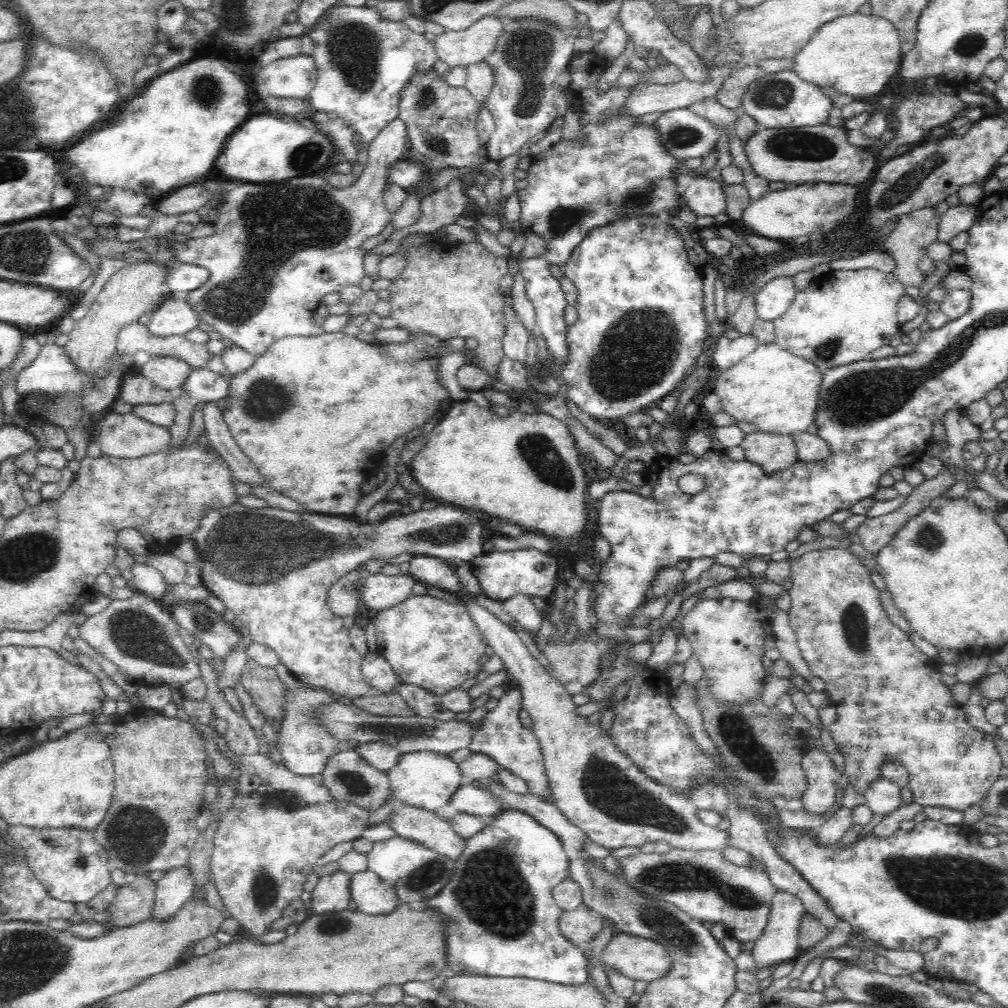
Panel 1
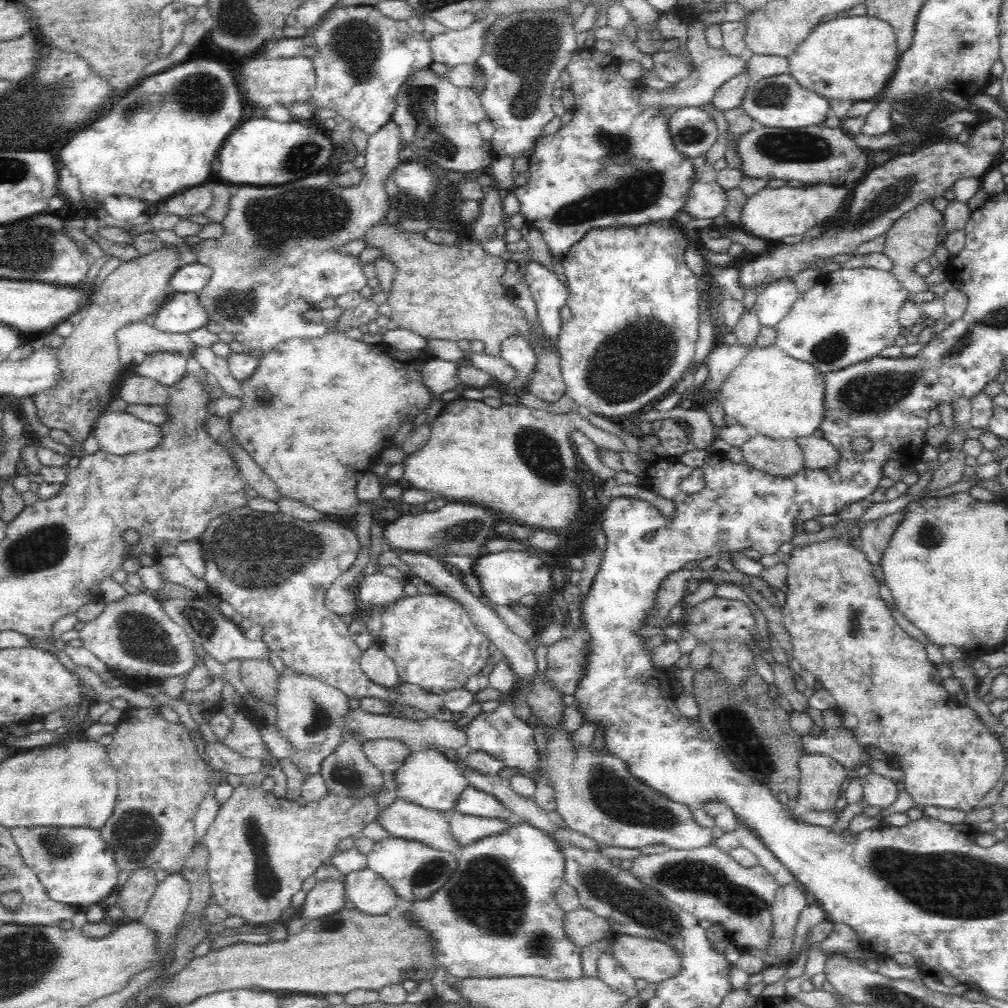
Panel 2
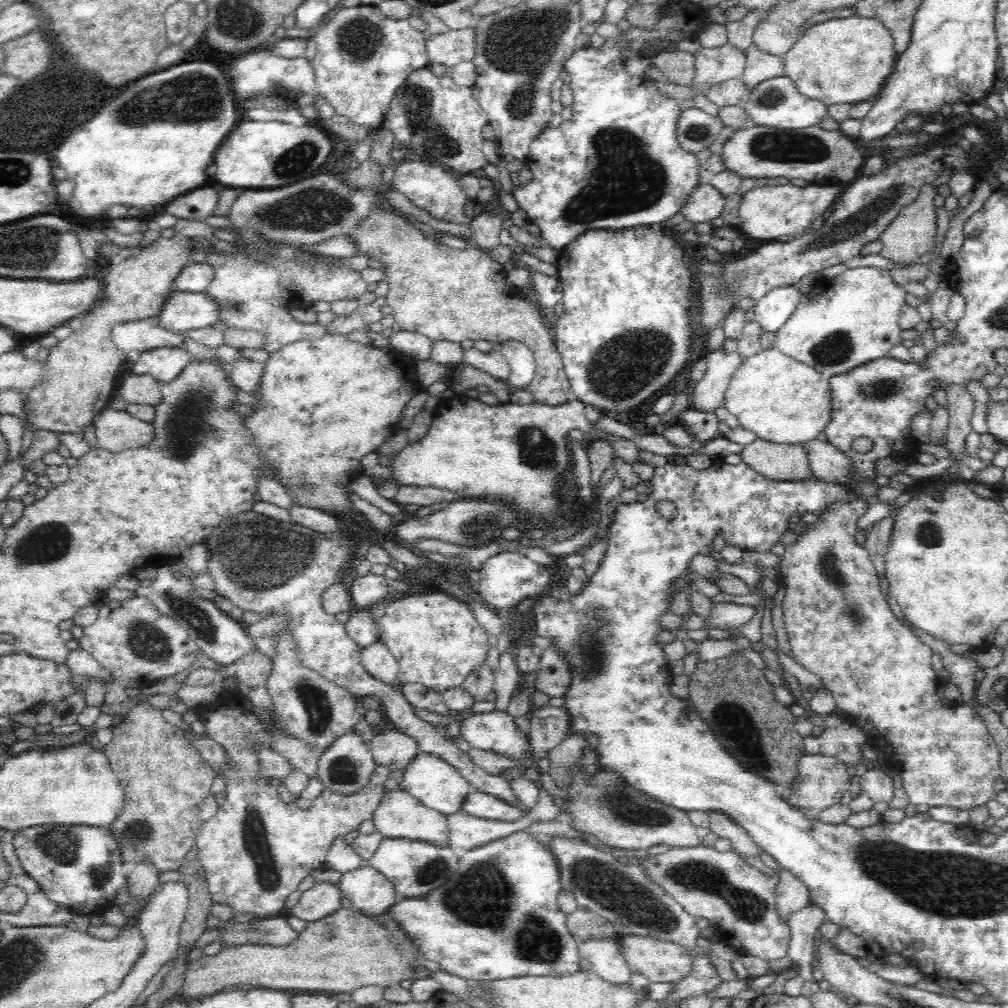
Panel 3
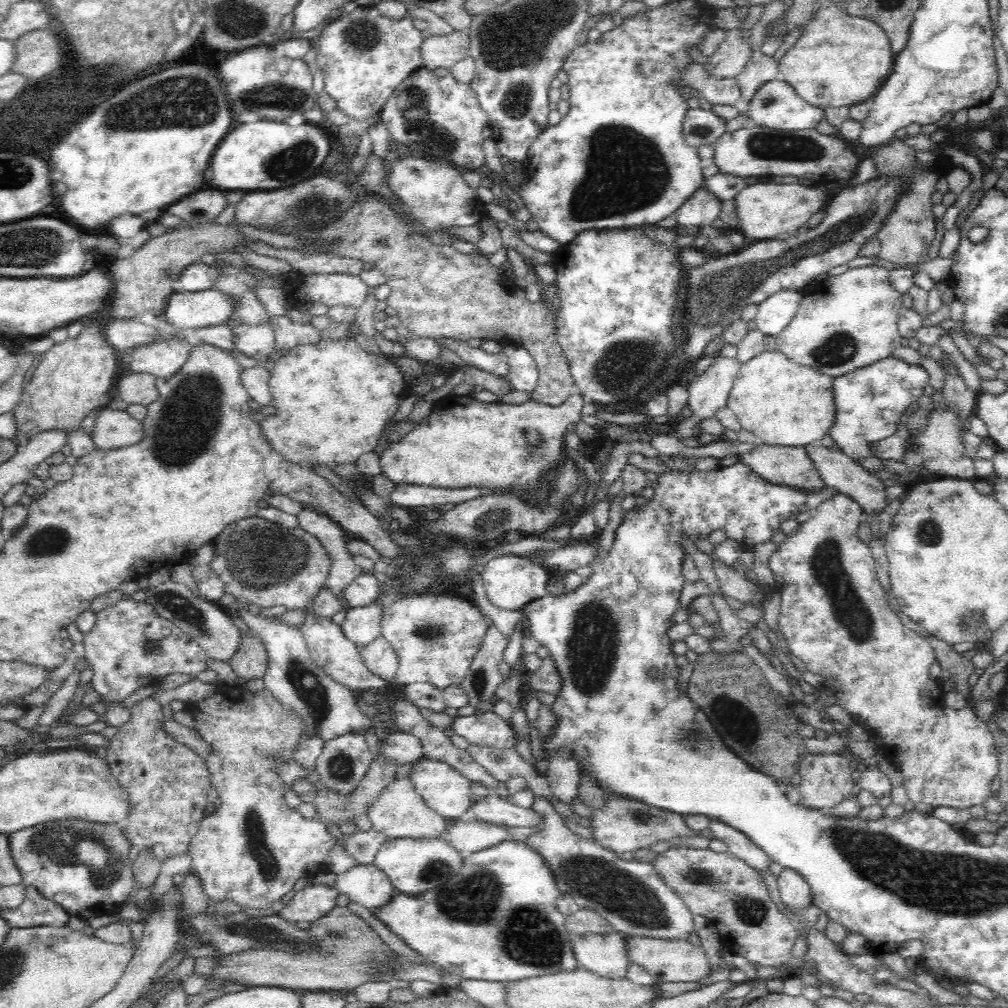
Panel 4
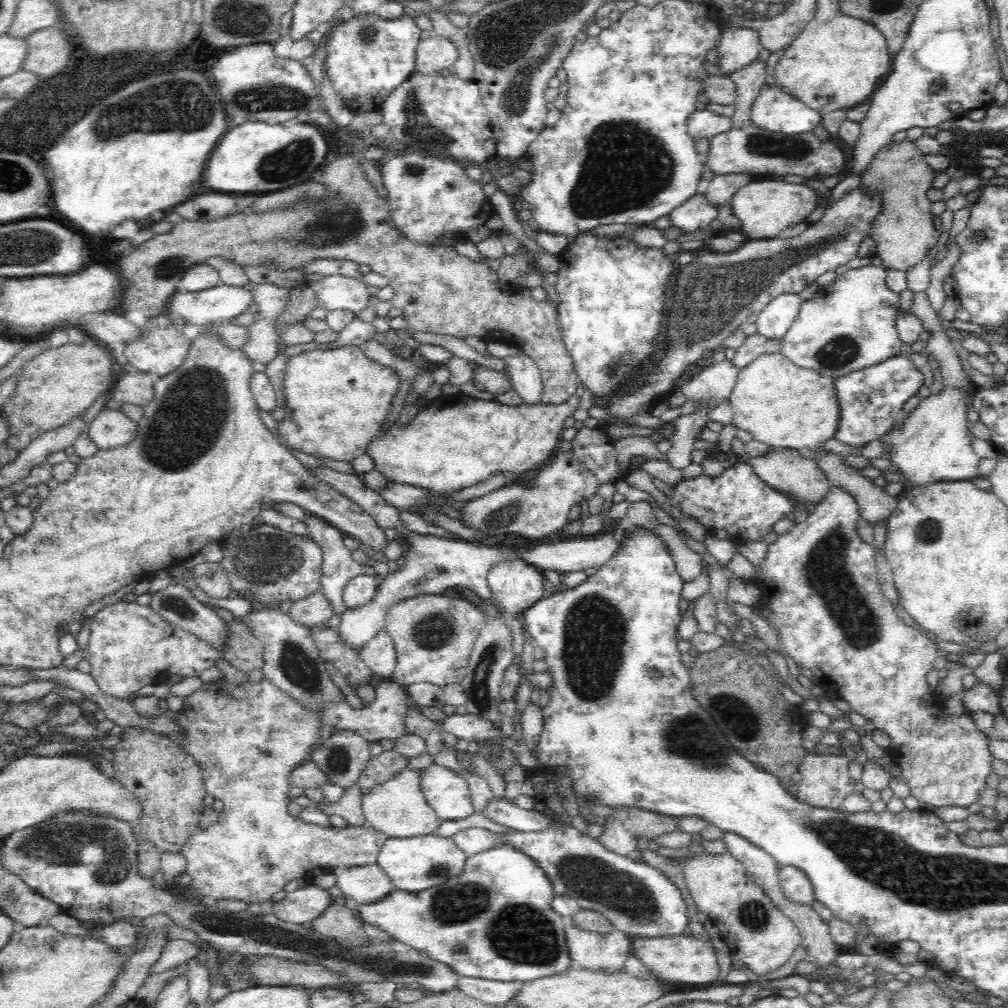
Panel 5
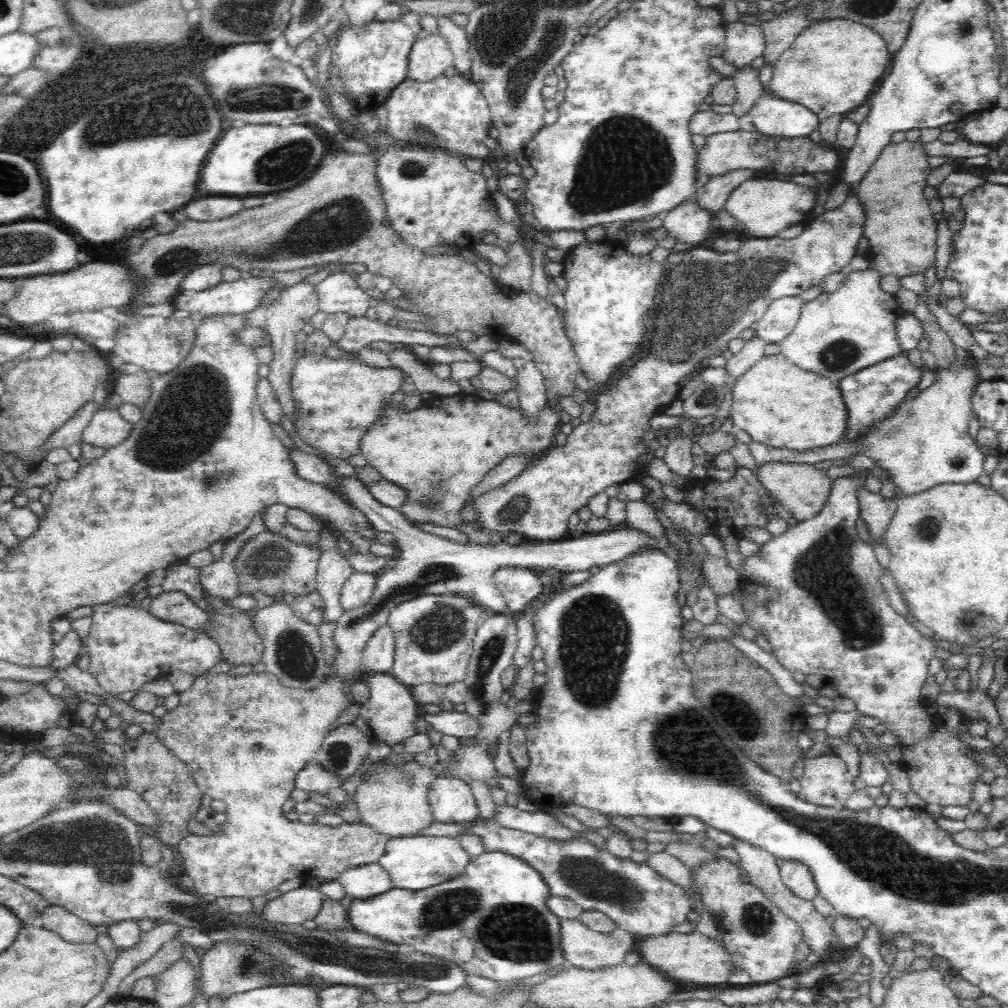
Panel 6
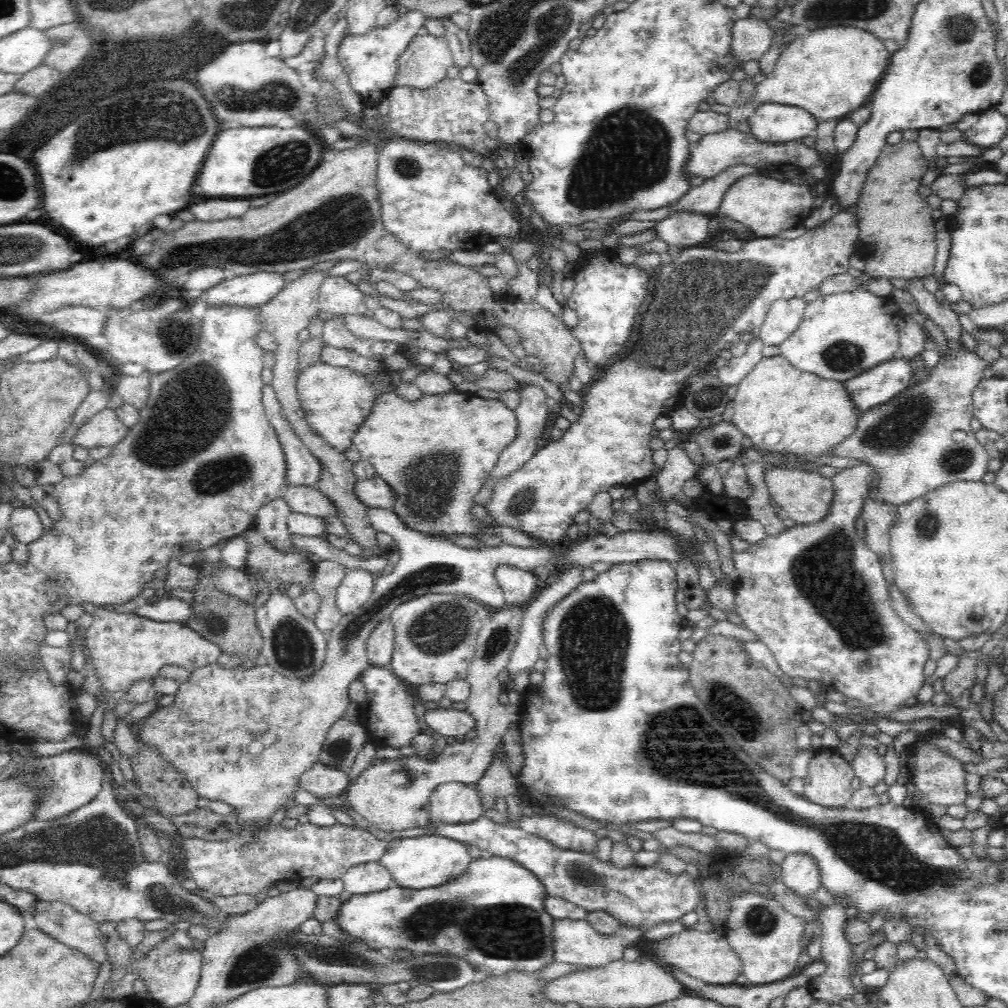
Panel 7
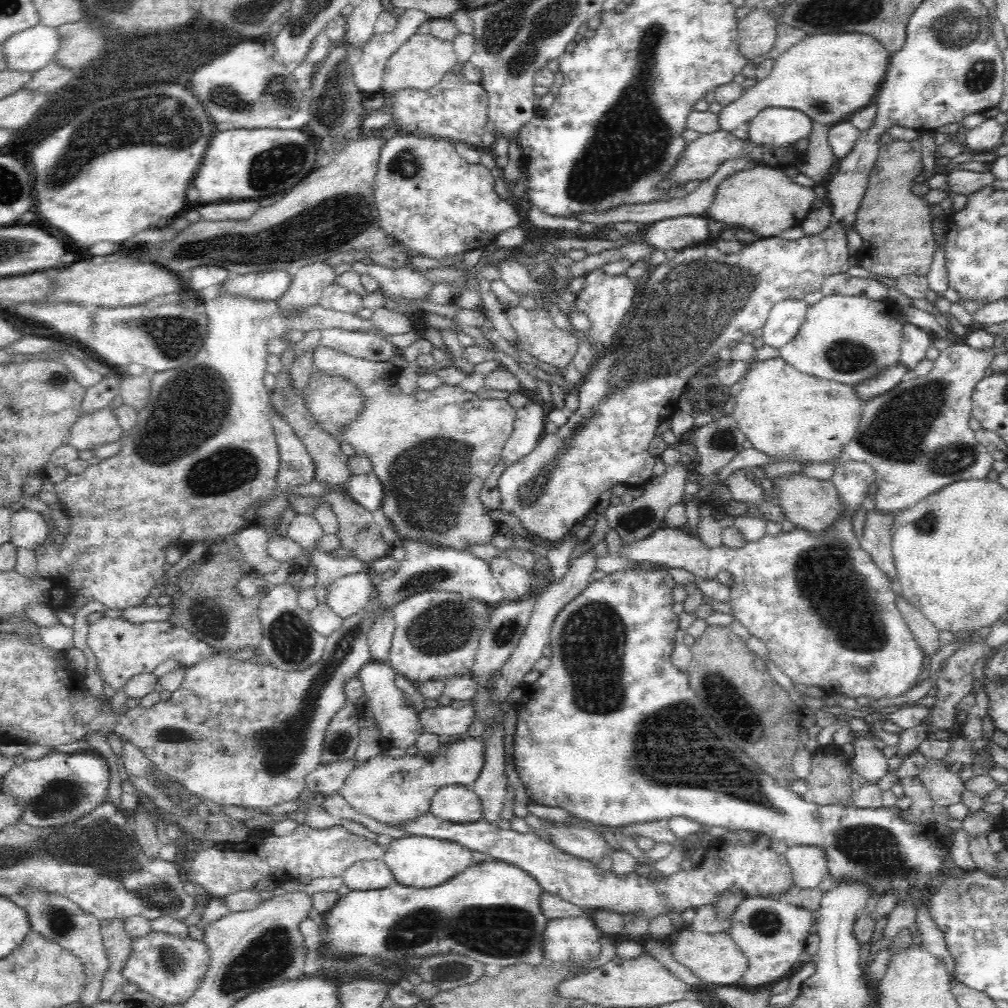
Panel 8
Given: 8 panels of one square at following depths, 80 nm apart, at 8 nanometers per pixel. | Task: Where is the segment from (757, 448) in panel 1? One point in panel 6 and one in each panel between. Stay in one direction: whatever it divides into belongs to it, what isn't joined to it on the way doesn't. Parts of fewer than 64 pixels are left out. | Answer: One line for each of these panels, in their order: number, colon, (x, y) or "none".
2: (783, 457)
3: (789, 462)
4: (785, 465)
5: (786, 470)
6: (802, 489)

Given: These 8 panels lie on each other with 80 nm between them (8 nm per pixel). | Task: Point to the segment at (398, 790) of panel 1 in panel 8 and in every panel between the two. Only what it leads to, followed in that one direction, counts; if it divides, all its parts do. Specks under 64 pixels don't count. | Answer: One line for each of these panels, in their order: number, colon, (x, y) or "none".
2: (427, 778)
3: (438, 785)
4: (444, 790)
5: (447, 792)
6: (450, 798)
7: (454, 802)
8: (455, 803)

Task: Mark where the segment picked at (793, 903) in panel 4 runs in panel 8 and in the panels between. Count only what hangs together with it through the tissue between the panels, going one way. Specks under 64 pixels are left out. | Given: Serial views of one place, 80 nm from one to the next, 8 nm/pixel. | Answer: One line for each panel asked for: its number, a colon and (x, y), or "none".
5: (795, 886)
6: (796, 877)
7: (798, 872)
8: (807, 863)

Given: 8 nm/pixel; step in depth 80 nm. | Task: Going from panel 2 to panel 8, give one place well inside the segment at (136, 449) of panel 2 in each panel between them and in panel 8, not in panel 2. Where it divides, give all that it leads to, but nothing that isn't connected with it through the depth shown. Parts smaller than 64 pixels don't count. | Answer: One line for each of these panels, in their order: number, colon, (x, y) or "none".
3: (116, 431)
4: (113, 429)
5: (110, 429)
6: (107, 428)
7: (105, 429)
8: (101, 427)

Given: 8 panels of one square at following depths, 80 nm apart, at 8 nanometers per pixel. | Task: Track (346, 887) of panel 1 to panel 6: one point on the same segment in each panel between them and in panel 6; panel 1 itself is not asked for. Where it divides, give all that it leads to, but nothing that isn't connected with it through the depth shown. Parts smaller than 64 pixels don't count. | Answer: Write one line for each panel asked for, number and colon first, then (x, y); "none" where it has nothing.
2: (328, 895)
3: (324, 898)
4: (313, 902)
5: (303, 905)
6: (293, 907)

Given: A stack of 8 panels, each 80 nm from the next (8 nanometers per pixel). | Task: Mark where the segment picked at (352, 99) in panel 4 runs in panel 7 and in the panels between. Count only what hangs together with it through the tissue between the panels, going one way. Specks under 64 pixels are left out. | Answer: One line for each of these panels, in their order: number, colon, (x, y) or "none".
5: (367, 57)
6: (372, 59)
7: (372, 62)

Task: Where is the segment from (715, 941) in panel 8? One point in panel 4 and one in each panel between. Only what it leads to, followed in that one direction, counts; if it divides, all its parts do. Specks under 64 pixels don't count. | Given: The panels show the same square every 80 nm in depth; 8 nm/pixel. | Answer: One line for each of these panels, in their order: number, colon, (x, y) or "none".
4: (665, 960)
5: (675, 959)
6: (692, 957)
7: (706, 956)

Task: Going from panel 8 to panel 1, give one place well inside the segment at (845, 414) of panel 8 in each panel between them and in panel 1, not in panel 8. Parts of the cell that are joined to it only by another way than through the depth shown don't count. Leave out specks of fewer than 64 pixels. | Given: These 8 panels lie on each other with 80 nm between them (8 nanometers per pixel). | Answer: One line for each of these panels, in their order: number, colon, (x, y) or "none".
1: (772, 388)
2: (769, 393)
3: (783, 401)
4: (783, 403)
5: (781, 405)
6: (778, 404)
7: (779, 407)

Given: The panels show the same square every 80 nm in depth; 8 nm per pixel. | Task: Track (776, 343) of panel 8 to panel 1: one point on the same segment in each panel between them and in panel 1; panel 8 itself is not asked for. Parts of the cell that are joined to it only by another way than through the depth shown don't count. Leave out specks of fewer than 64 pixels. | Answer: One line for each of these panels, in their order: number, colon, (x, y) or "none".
1: (774, 298)
2: (776, 299)
3: (771, 311)
4: (772, 316)
5: (774, 319)
6: (781, 316)
7: (784, 315)

